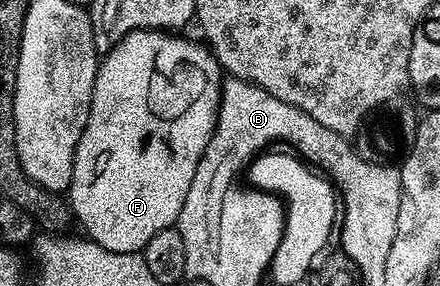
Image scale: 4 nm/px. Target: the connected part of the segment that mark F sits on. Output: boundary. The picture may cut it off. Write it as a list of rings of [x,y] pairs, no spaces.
[[[139,30],[125,35],[99,61],[99,70],[95,72],[95,82],[93,83],[89,119],[85,123],[85,131],[81,131],[81,139],[77,143],[73,155],[69,208],[77,225],[84,229],[82,232],[105,251],[139,253],[145,247],[145,243],[149,243],[149,239],[153,239],[153,235],[157,235],[157,231],[170,229],[179,220],[181,207],[185,203],[185,195],[189,195],[189,183],[193,183],[193,175],[197,175],[197,167],[209,147],[209,139],[215,134],[215,124],[219,118],[219,95],[221,92],[219,63],[211,54],[210,49],[204,47],[198,40],[196,41],[186,41],[183,35],[172,35],[167,31]]]

